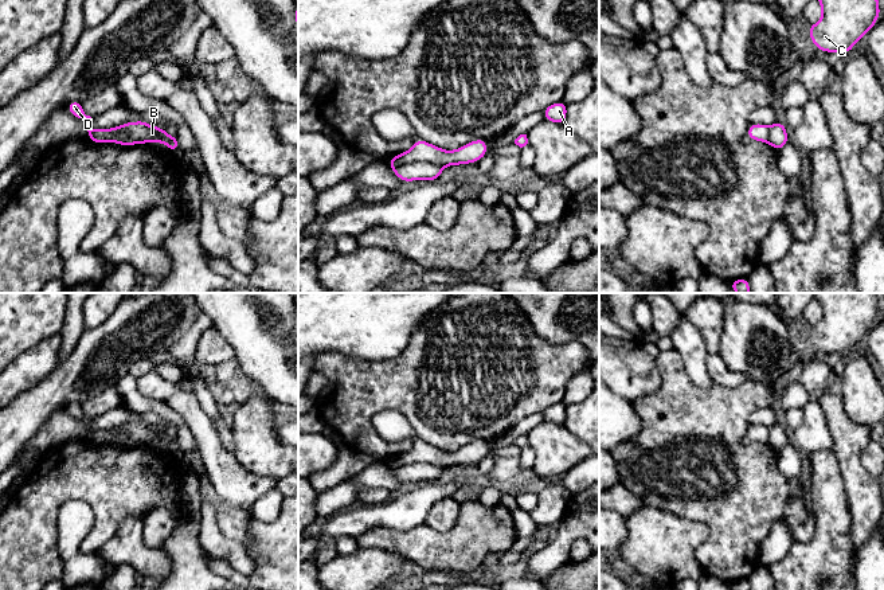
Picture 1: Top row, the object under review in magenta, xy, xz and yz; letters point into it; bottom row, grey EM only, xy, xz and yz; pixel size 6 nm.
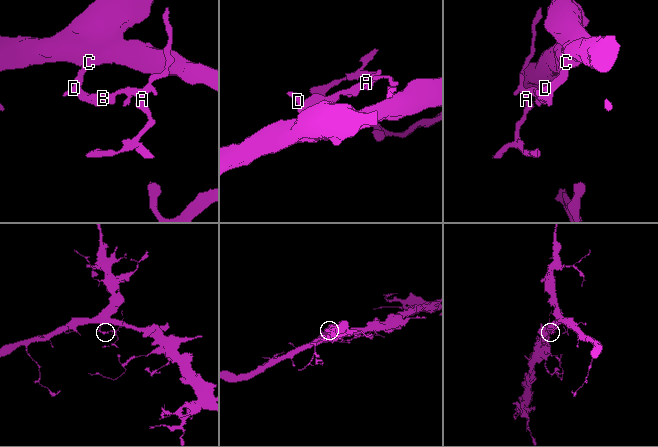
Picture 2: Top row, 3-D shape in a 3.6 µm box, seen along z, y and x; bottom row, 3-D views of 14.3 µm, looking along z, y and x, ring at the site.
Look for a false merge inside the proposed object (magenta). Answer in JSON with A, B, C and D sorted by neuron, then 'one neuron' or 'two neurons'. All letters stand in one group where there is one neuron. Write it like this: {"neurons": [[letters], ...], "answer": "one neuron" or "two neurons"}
{"neurons": [["A", "B"], ["C", "D"]], "answer": "two neurons"}

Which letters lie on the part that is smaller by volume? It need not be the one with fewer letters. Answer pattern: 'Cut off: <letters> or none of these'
Cut off: A, B

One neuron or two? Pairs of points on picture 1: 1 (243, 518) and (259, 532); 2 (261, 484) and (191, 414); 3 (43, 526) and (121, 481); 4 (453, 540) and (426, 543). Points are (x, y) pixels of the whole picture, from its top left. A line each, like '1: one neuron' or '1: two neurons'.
1: two neurons
2: one neuron
3: one neuron
4: one neuron

